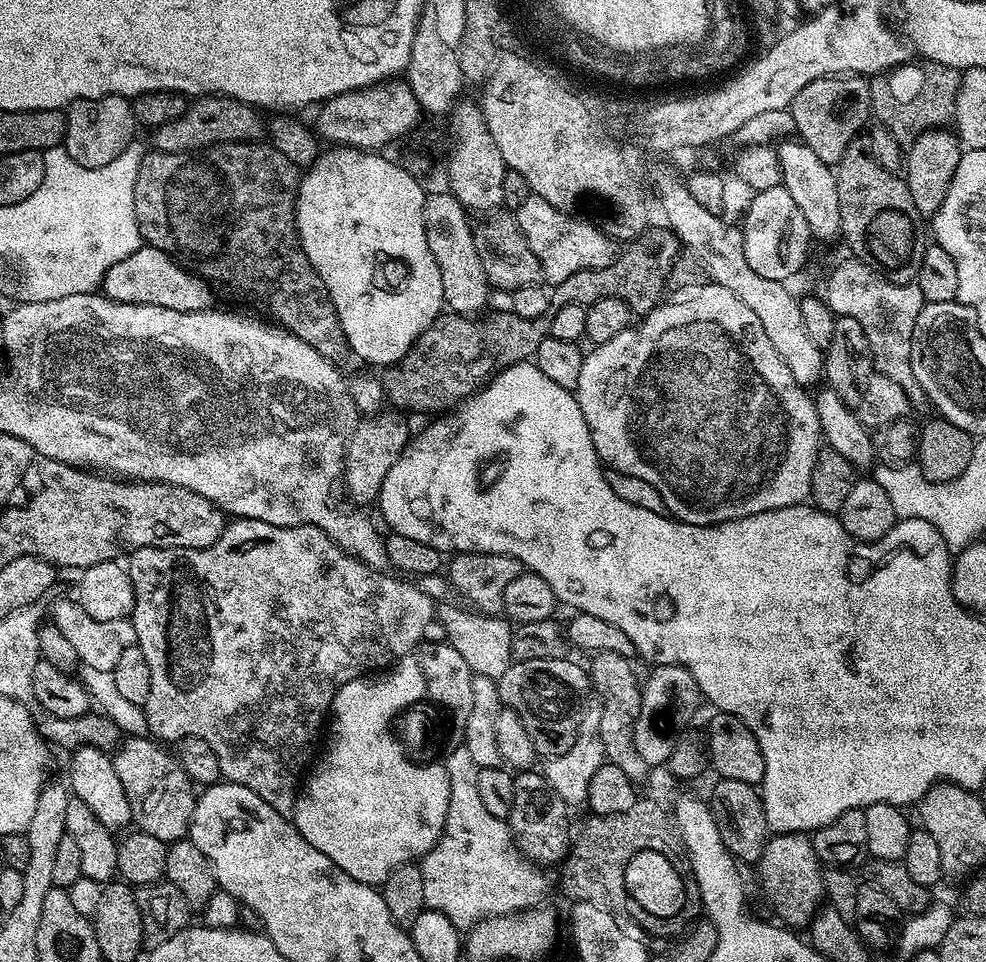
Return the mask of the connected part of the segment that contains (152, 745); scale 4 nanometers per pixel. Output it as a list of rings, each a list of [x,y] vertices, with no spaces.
[[[129,736],[119,743],[112,757],[118,780],[130,802],[133,825],[169,844],[187,835],[189,819],[196,805],[196,792],[179,761],[162,747],[149,737]]]

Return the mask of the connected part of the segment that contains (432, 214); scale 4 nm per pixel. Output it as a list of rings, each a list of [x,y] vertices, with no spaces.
[[[441,190],[427,197],[424,202],[424,225],[430,254],[438,262],[442,276],[444,303],[453,313],[471,317],[486,308],[489,303],[490,285],[486,270],[482,270],[482,258],[478,258],[473,225],[468,225],[469,213],[452,193]]]

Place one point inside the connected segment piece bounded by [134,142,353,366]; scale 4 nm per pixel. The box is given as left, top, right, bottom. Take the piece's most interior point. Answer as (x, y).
(229, 211)

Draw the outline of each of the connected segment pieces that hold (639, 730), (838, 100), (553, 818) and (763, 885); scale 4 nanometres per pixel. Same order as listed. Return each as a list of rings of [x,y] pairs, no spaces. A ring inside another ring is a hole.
[[[662,664],[651,669],[648,681],[643,681],[640,694],[640,716],[636,720],[636,745],[638,754],[650,766],[667,765],[670,754],[674,750],[677,740],[681,739],[689,731],[688,723],[692,720],[692,715],[696,712],[696,707],[702,704],[700,687],[698,682],[694,682],[694,674],[690,674],[688,668],[681,664]]]
[[[823,76],[798,90],[792,99],[791,114],[795,135],[803,140],[822,162],[835,166],[853,140],[861,135],[864,123],[873,115],[869,81],[863,76]]]
[[[520,770],[515,773],[514,802],[510,802],[508,830],[517,848],[537,866],[559,865],[568,855],[570,832],[568,836],[569,805],[554,794],[546,778],[536,770]]]
[[[777,832],[769,835],[764,843],[762,858],[758,861],[758,884],[762,892],[764,890],[768,895],[768,900],[772,903],[773,910],[776,911],[775,919],[781,925],[792,930],[807,929],[824,900],[824,874],[818,854],[814,854],[811,839],[802,832]]]

